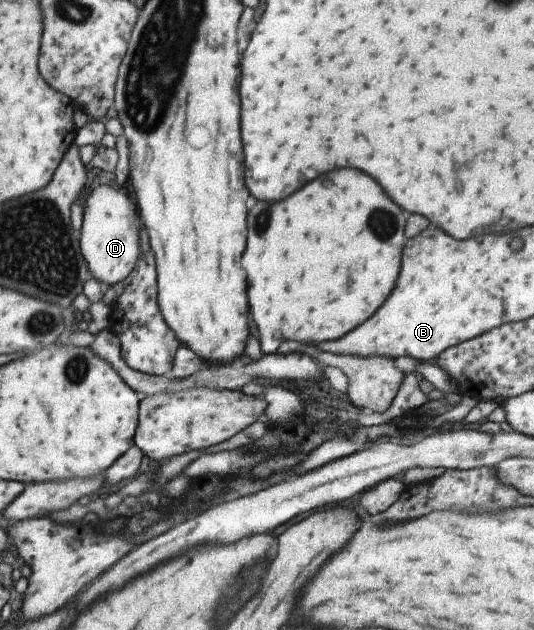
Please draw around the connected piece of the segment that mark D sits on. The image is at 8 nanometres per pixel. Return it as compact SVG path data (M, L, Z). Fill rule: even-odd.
M98 185L90 191L81 213L78 242L81 257L85 260L90 277L105 287L123 281L139 257L139 217L134 198L128 187L112 188Z

